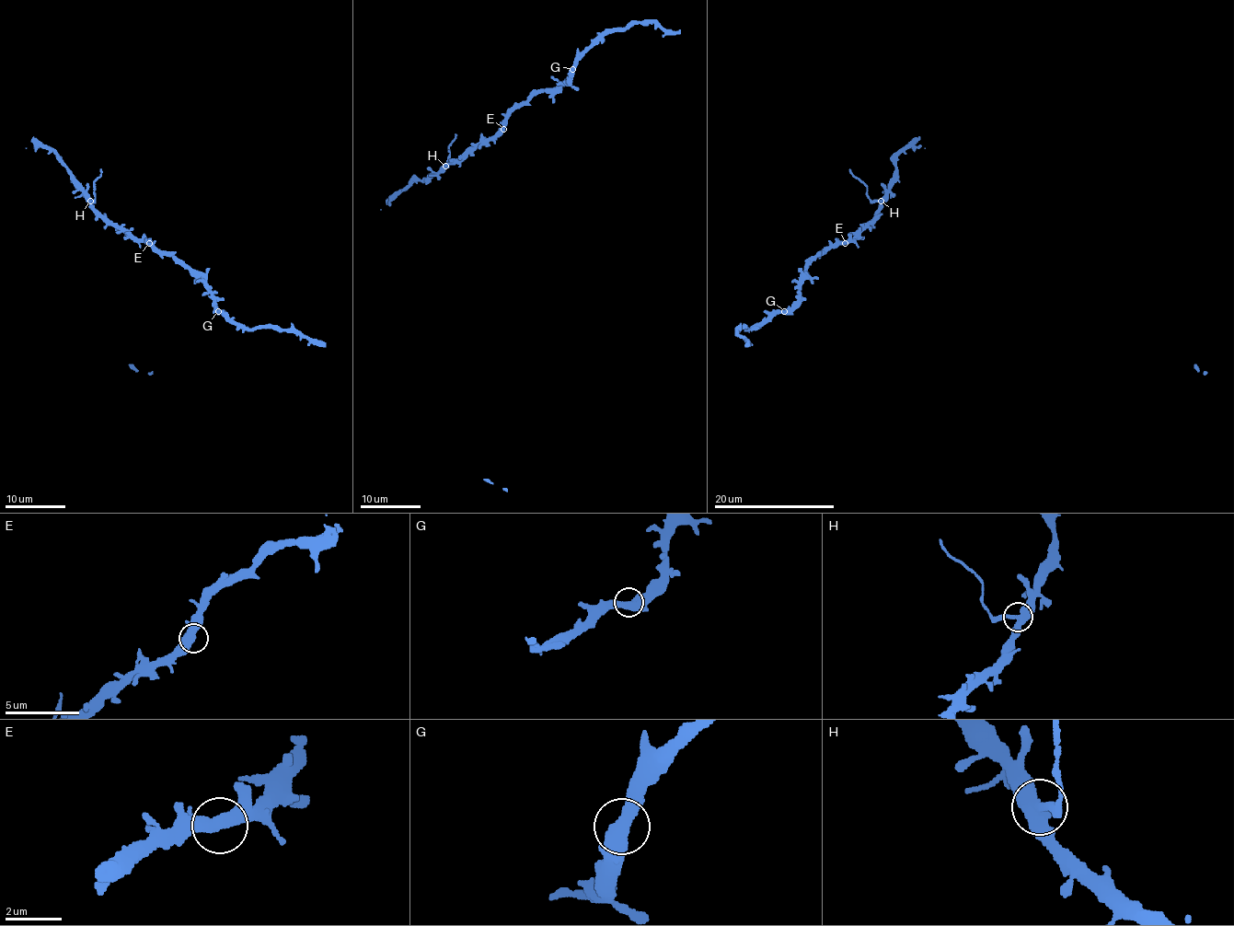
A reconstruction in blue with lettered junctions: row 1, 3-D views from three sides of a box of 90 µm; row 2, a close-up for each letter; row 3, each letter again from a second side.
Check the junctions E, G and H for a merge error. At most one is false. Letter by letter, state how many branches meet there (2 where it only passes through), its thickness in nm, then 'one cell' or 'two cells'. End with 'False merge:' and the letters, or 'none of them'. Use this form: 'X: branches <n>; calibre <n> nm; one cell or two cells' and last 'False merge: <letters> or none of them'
E: branches 3; calibre 420 nm; one cell
G: branches 3; calibre 440 nm; one cell
H: branches 3; calibre 440 nm; two cells
False merge: H

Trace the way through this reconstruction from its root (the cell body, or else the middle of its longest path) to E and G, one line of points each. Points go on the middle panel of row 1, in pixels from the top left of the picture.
E: (446, 167), (503, 129)
G: (446, 167), (491, 138), (515, 108), (524, 105), (541, 91), (551, 91), (559, 84), (565, 84), (572, 69)

